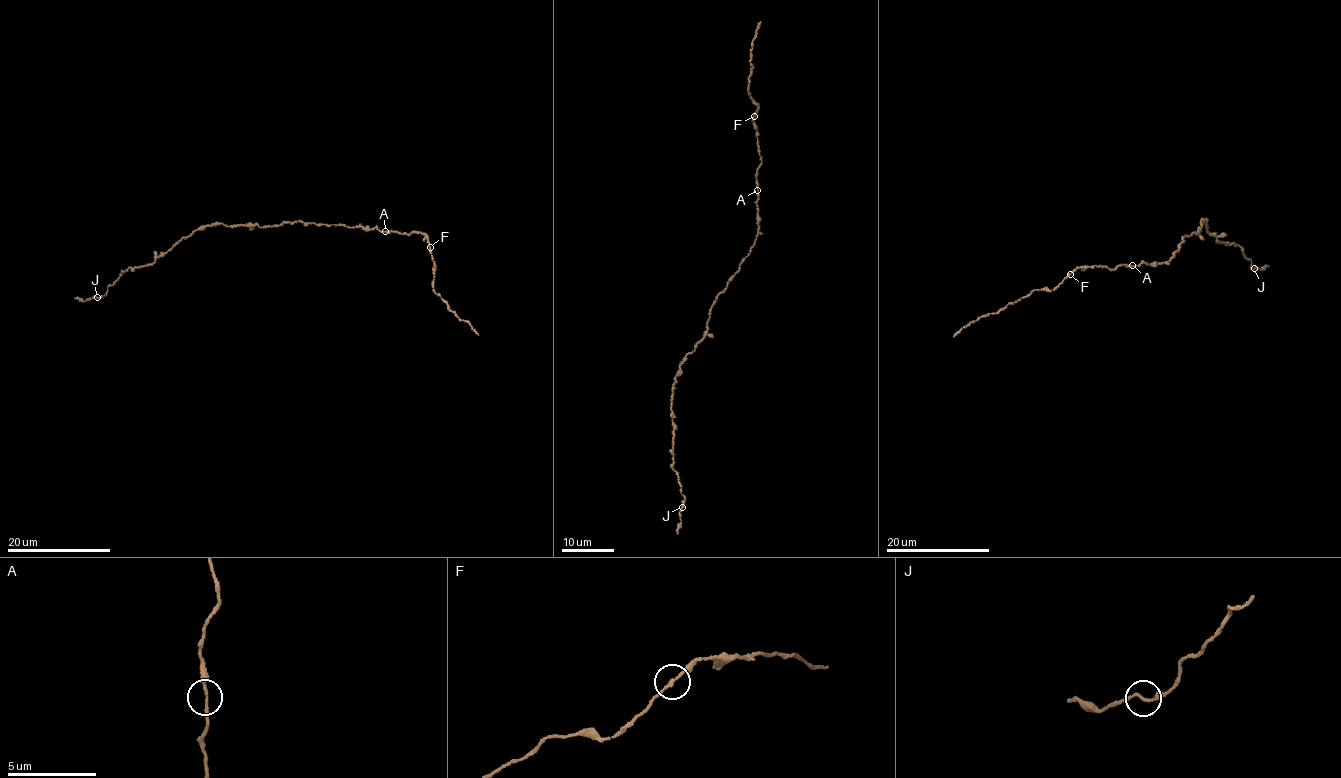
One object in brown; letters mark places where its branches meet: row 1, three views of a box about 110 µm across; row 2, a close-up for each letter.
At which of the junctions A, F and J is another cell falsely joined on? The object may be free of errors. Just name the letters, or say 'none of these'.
none of these

